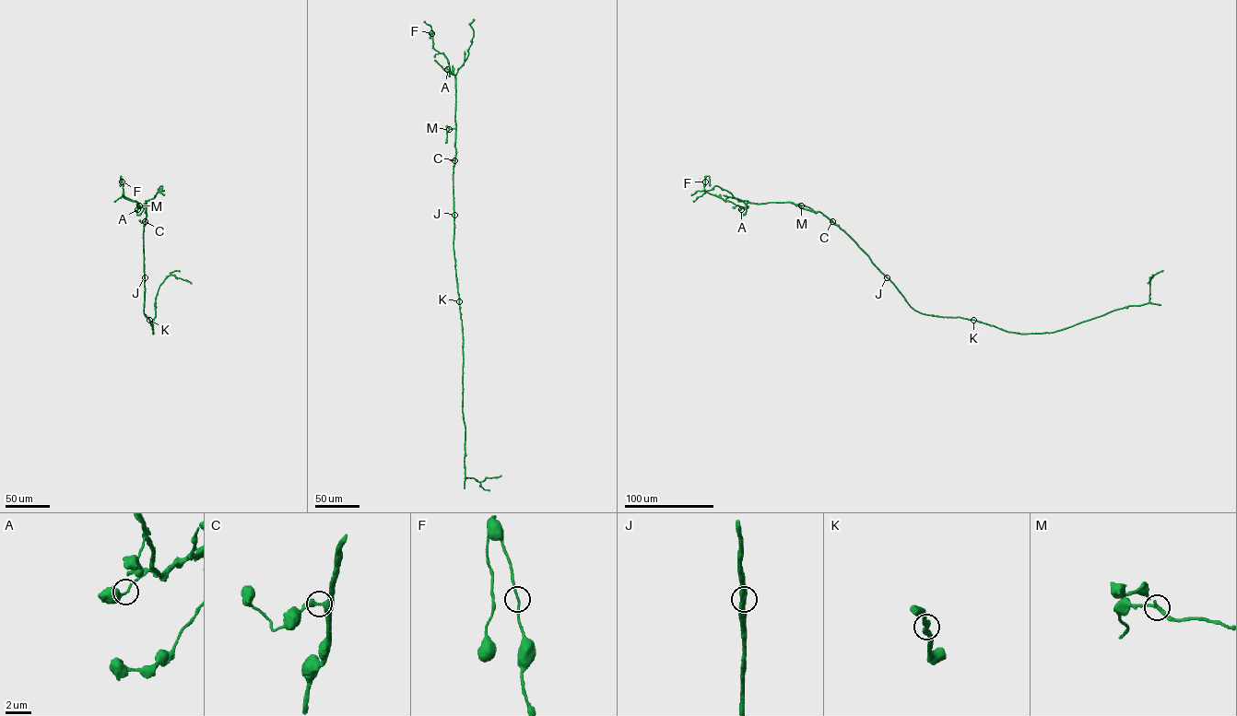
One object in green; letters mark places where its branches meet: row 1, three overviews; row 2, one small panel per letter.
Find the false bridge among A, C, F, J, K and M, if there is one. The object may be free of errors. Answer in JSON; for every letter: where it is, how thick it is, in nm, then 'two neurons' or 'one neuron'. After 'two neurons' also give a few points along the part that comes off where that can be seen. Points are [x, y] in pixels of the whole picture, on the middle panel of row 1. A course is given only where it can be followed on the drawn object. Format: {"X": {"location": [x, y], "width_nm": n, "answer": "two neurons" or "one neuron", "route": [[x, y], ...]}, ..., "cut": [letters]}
{"A": {"location": [447, 69], "width_nm": 220, "answer": "one neuron"}, "C": {"location": [454, 160], "width_nm": 440, "answer": "one neuron"}, "F": {"location": [431, 33], "width_nm": 140, "answer": "one neuron"}, "J": {"location": [454, 215], "width_nm": 480, "answer": "one neuron"}, "K": {"location": [459, 301], "width_nm": 280, "answer": "one neuron"}, "M": {"location": [449, 129], "width_nm": 280, "answer": "one neuron"}, "cut": []}

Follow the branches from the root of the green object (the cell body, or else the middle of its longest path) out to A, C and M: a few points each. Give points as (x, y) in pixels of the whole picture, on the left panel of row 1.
A: (144, 311), (146, 202), (137, 209)
C: (144, 311), (145, 221)
M: (144, 311), (143, 232), (147, 213), (146, 207), (139, 205)

